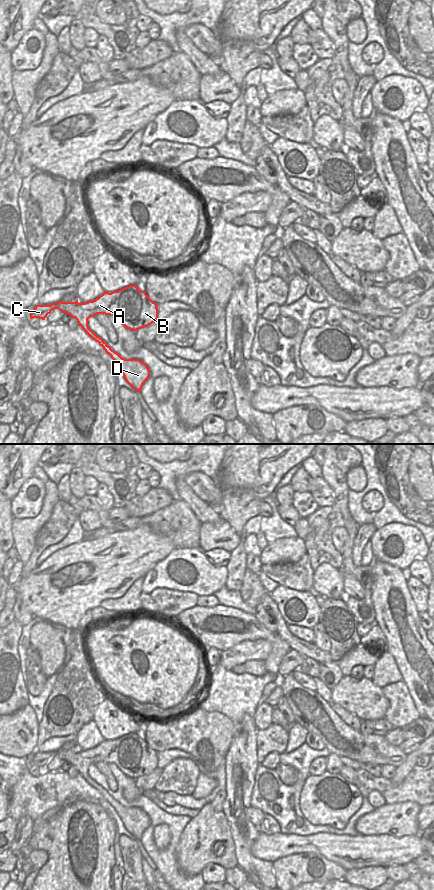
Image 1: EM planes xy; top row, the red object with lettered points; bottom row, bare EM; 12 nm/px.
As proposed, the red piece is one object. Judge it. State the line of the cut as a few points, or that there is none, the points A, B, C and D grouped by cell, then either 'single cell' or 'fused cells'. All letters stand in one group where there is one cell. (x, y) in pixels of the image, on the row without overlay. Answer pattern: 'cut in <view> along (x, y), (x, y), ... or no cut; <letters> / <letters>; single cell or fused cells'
no cut; A B C D; single cell

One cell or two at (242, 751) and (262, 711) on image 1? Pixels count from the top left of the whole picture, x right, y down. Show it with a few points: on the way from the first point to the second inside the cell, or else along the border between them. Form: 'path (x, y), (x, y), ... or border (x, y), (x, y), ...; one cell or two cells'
border (252, 718), (258, 729); two cells

